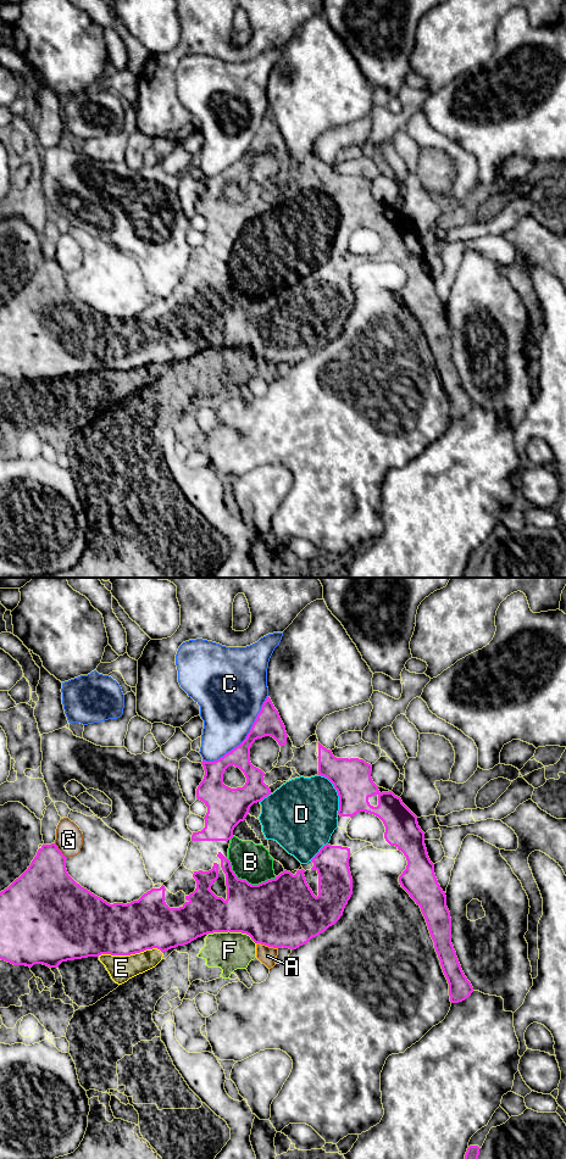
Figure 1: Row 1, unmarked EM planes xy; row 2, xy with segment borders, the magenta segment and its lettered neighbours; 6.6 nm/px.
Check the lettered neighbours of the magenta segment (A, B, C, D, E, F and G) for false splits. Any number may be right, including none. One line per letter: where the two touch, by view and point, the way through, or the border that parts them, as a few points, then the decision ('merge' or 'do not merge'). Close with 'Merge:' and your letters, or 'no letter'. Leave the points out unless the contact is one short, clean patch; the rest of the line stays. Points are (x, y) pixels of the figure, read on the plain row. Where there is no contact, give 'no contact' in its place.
A: meets magenta in xy at (267, 360); border along xy (256, 357), (277, 363); do not merge
B: meets magenta in xy at (247, 296); do not merge
C: meets magenta in xy at (247, 152); do not merge
D: meets magenta in xy at (337, 206); do not merge
E: meets magenta in xy at (129, 369); do not merge
F: meets magenta in xy at (233, 346); border along xy (209, 347), (240, 346), (245, 347), (255, 358); do not merge
G: meets magenta in xy at (60, 266); do not merge
Merge: no letter

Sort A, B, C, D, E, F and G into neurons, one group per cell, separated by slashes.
A B D F / C / E / G

